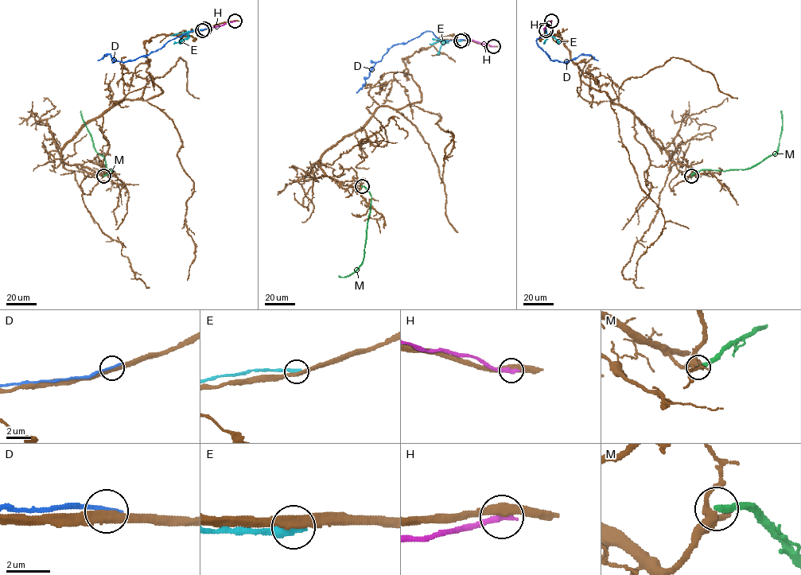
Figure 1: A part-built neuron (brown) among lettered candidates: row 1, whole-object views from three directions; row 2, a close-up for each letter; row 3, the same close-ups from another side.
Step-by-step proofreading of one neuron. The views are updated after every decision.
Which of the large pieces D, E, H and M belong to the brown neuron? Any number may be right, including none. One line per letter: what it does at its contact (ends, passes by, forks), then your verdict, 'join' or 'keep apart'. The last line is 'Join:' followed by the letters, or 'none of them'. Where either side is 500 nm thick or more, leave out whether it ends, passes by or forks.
D: it ends | keep apart
E: it ends | keep apart
H: it ends | keep apart
M: it ends | keep apart
Join: none of them

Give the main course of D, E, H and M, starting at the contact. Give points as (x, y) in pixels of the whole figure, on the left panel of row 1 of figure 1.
D: (205, 29), (189, 31), (175, 37), (157, 50), (134, 60), (122, 63), (113, 60), (108, 54), (98, 60)
E: (202, 29), (189, 31), (180, 36), (180, 44)
H: (235, 21), (208, 30)
M: (103, 176), (112, 169), (107, 169), (103, 157), (94, 148), (80, 110)

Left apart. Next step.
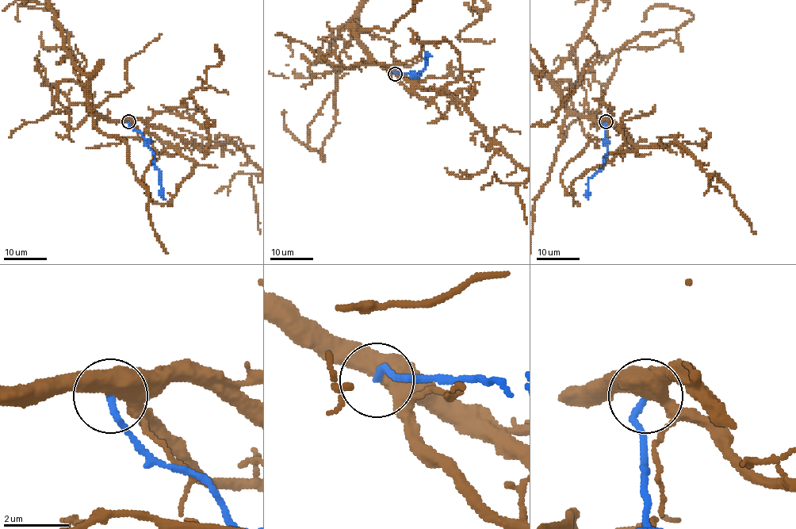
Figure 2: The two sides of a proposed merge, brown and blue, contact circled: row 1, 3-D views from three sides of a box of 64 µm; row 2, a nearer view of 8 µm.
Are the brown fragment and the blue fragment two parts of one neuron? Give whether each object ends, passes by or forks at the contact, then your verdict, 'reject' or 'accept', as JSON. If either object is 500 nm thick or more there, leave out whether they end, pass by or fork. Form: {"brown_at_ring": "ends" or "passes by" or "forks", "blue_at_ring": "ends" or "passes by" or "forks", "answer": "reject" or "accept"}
{"brown_at_ring": "forks", "blue_at_ring": "ends", "answer": "reject"}

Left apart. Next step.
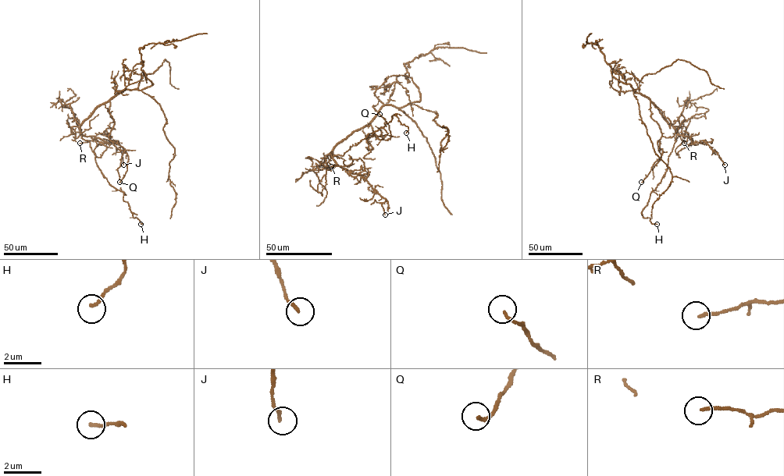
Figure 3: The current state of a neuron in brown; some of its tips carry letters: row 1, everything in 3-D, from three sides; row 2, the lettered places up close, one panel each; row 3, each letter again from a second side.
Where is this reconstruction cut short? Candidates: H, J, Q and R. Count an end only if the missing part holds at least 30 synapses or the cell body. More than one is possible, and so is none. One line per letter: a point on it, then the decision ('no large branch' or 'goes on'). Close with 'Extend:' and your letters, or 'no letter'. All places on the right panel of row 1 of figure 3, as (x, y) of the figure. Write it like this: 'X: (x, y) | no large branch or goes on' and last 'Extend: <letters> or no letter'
H: (657, 224) | no large branch
J: (725, 165) | no large branch
Q: (641, 182) | no large branch
R: (684, 143) | no large branch
Extend: no letter

